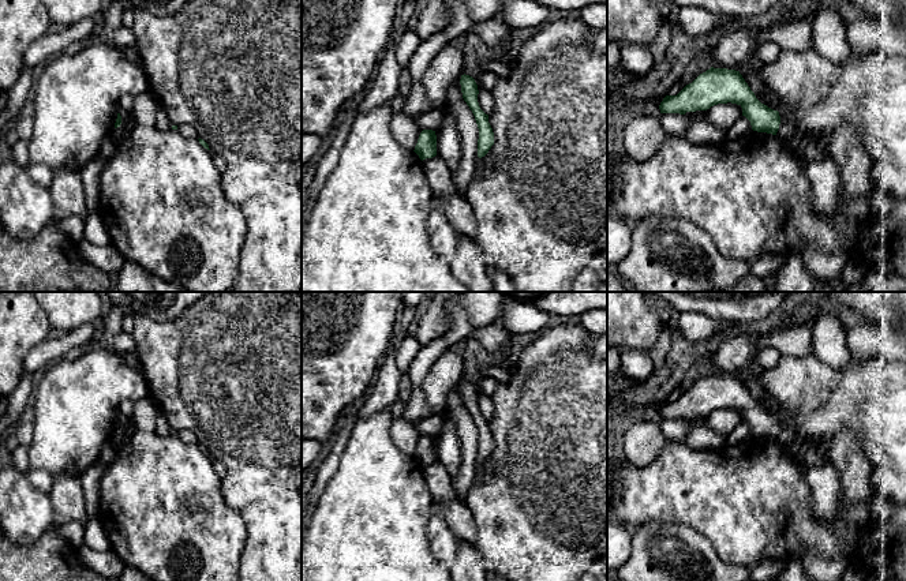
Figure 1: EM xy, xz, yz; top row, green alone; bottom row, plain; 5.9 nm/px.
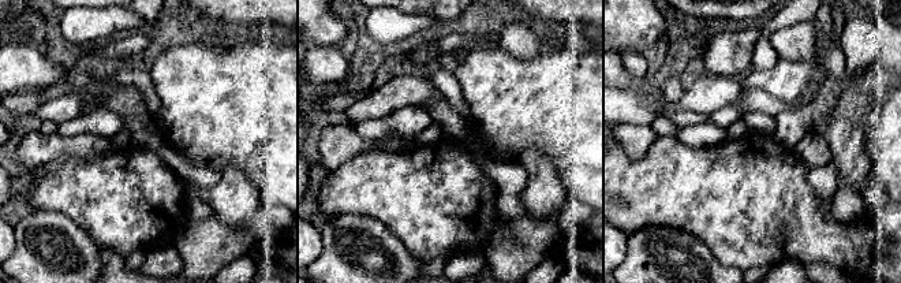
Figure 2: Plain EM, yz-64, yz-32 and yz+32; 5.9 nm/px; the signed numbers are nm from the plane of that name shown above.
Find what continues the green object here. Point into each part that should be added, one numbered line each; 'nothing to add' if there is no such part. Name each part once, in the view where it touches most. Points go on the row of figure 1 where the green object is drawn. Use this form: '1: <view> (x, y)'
nothing to add

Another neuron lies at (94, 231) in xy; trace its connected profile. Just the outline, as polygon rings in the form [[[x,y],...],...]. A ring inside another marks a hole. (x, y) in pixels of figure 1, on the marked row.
[[[96,211],[89,213],[85,221],[83,239],[94,245],[111,244],[109,233]]]

